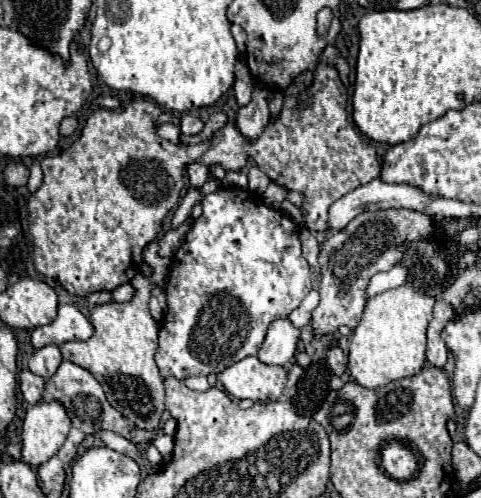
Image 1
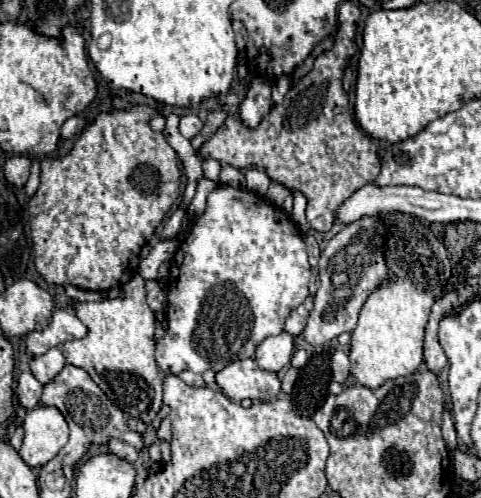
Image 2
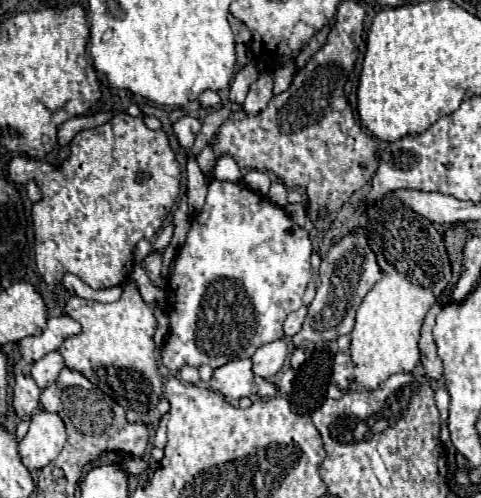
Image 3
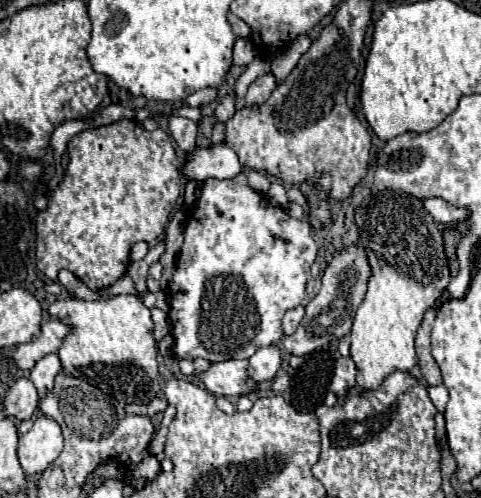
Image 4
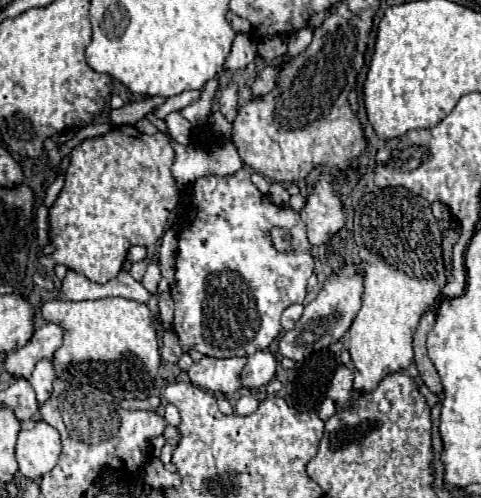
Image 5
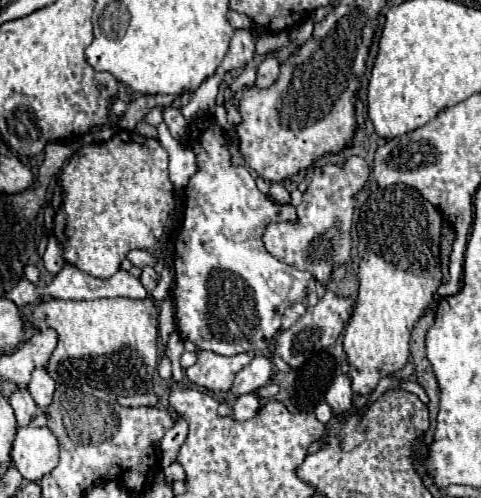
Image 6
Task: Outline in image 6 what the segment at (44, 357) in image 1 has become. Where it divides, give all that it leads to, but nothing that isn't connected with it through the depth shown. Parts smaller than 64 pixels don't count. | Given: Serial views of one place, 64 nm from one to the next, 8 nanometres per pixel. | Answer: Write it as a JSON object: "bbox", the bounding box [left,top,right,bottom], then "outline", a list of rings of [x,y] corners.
{"bbox":[28,368,54,410],"outline":[[[36,368],[32,372],[28,390],[32,392],[32,398],[36,400],[36,404],[38,404],[40,410],[48,408],[48,404],[52,402],[52,394],[54,394],[54,380],[48,374],[46,368]]]}

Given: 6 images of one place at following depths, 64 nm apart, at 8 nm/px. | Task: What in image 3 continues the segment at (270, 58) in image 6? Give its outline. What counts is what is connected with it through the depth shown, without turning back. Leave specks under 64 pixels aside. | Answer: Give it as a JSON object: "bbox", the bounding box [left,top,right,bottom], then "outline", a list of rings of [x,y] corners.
{"bbox":[242,74,272,116],"outline":[[[262,74],[258,76],[258,80],[250,86],[250,92],[242,104],[242,110],[248,116],[258,116],[270,102],[272,98],[272,76],[270,74]]]}

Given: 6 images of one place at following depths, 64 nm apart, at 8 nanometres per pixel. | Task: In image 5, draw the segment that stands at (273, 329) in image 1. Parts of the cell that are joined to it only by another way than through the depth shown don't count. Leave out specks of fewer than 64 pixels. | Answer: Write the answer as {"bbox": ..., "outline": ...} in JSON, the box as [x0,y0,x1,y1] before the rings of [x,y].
{"bbox":[242,350,278,388],"outline":[[[258,350],[248,358],[248,364],[242,370],[244,388],[260,388],[274,378],[278,358],[270,350]]]}

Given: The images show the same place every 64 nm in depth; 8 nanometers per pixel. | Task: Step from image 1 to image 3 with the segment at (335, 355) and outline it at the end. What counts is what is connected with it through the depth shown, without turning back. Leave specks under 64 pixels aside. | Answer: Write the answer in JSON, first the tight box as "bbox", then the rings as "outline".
{"bbox":[332,352,354,392],"outline":[[[338,352],[334,356],[334,366],[332,366],[332,382],[344,392],[348,390],[348,384],[354,380],[354,364],[350,360],[348,352]]]}

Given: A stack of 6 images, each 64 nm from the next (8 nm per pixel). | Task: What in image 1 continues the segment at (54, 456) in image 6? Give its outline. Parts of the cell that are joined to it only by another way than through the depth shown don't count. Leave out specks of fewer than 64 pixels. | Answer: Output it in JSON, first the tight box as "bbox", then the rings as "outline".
{"bbox":[22,400,70,466],"outline":[[[56,400],[30,406],[22,426],[22,460],[30,466],[50,460],[64,444],[70,424],[64,406]]]}

